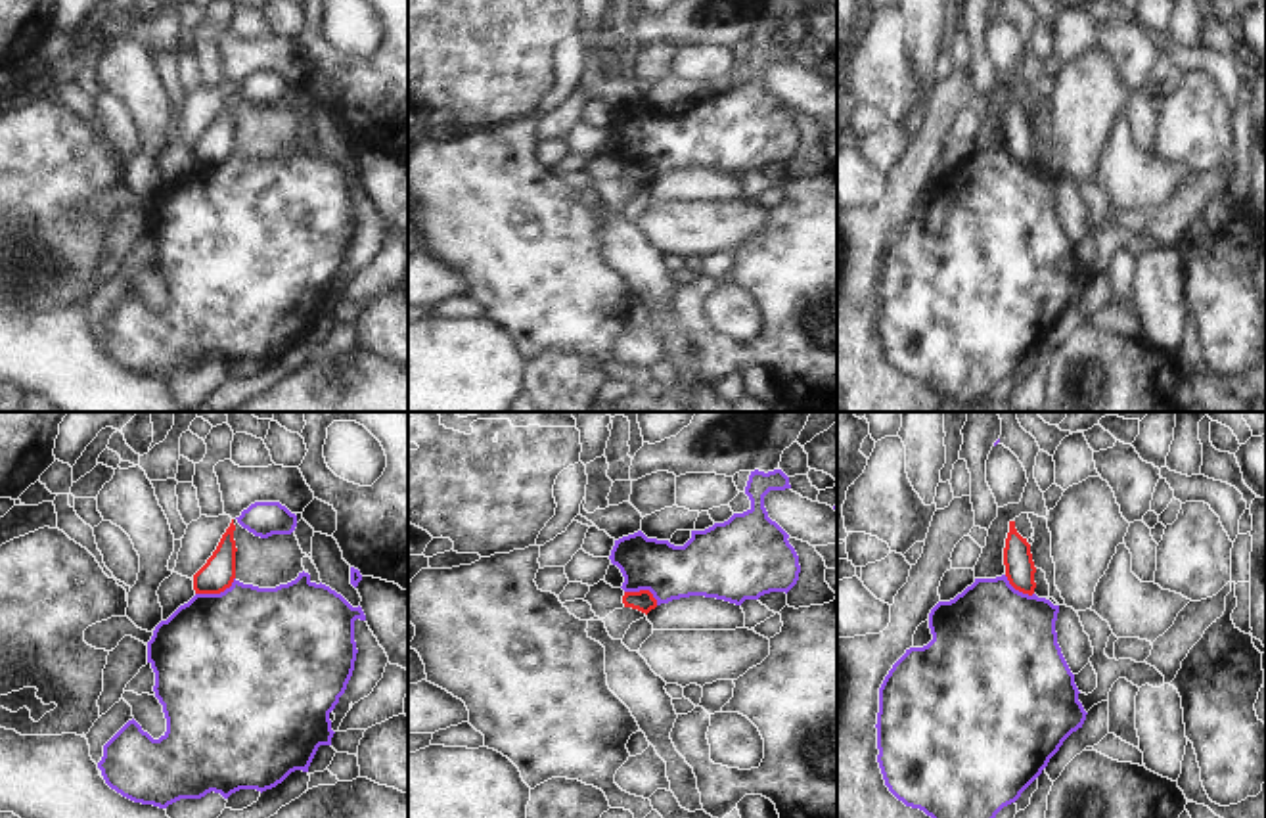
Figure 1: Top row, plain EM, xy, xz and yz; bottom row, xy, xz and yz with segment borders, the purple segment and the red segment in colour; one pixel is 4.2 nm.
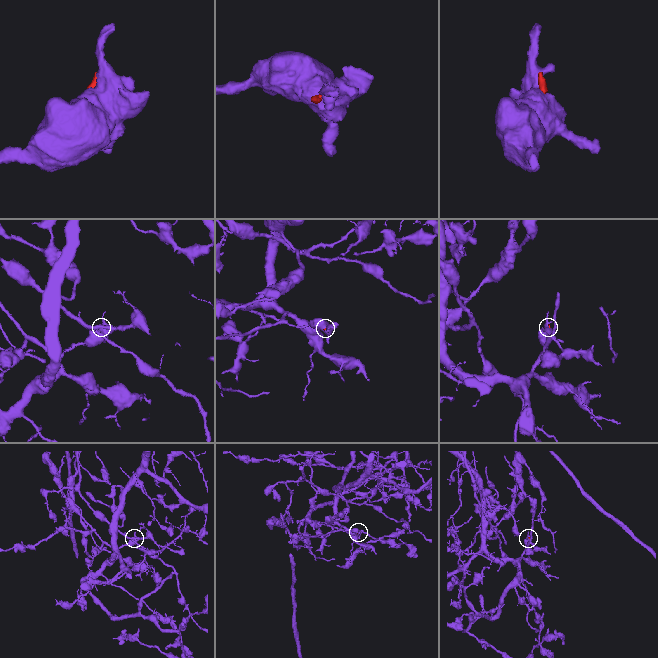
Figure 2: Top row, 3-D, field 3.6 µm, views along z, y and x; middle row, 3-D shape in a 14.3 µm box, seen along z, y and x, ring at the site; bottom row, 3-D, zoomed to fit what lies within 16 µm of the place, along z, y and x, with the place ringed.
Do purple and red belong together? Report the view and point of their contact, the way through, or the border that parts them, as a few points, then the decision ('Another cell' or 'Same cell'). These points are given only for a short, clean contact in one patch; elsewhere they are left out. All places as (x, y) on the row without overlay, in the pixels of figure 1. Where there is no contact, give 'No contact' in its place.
Touches purple at xy (217, 165). Boundary: xy (234, 148), (219, 163), (196, 165). Another cell

